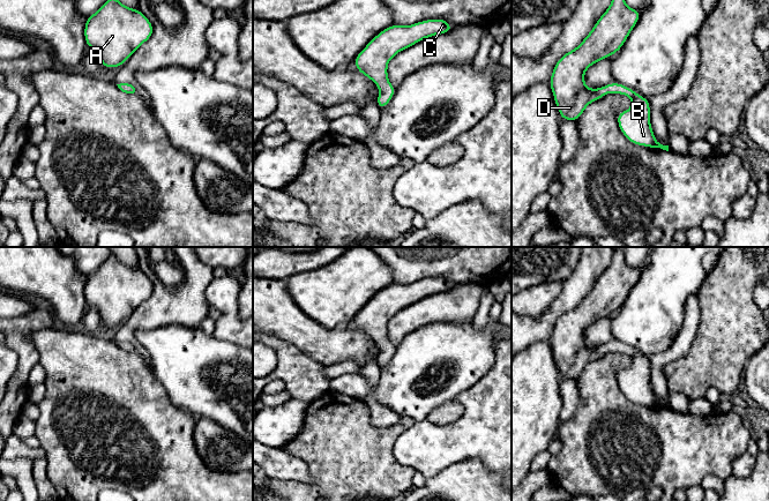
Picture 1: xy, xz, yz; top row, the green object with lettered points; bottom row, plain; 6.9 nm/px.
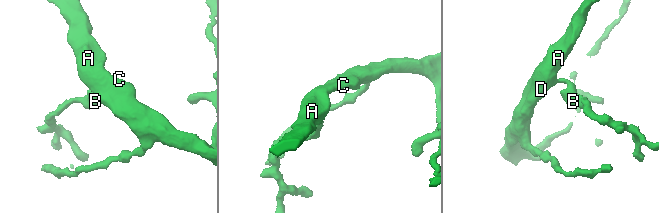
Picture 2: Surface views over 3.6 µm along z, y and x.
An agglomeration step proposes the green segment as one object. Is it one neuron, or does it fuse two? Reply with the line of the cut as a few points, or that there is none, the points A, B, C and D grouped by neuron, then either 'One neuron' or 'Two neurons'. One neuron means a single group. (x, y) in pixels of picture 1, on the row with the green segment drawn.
No split. Groups: A B C D. One neuron

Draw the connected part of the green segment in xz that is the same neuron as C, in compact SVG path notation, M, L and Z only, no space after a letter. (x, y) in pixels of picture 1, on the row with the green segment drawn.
M442 18L420 21L411 25L390 25L379 32L354 58L357 70L373 81L380 89L376 105L383 110L394 97L396 88L389 83L387 67L400 51L435 35L454 30Z

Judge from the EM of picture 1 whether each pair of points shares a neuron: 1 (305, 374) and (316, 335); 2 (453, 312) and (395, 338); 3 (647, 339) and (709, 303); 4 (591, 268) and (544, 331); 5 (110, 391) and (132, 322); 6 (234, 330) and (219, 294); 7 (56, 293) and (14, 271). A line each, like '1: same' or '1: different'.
1: different
2: same
3: different
4: same
5: different
6: same
7: same

